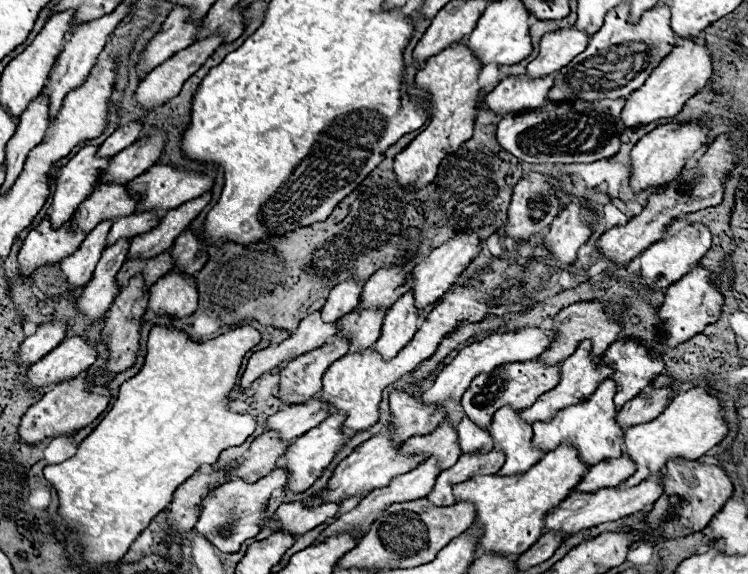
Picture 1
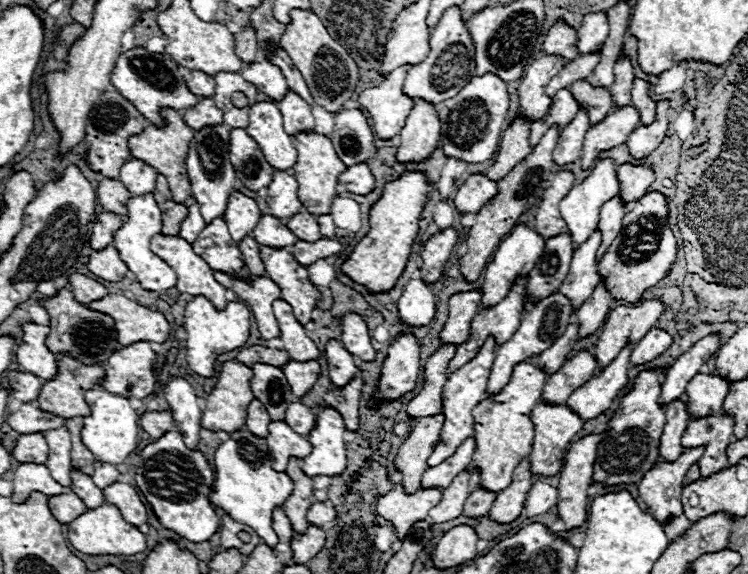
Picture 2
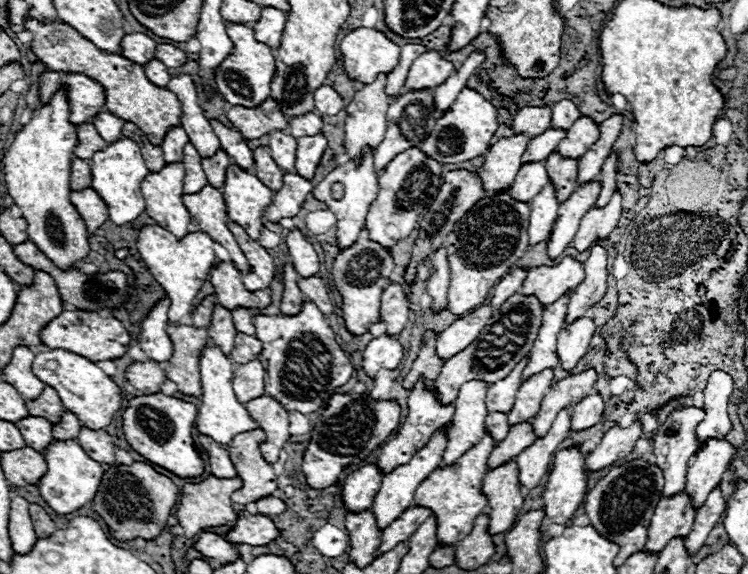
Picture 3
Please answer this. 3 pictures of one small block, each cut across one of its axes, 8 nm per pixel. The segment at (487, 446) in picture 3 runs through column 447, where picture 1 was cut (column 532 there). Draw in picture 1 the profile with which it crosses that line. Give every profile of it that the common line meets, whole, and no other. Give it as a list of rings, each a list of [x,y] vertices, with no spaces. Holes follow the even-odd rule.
[[[560,446],[540,458],[526,474],[522,476],[474,476],[452,488],[456,502],[470,502],[476,508],[476,522],[482,530],[476,544],[476,556],[482,554],[502,554],[502,556],[520,556],[524,554],[542,534],[546,514],[558,506],[570,490],[586,474],[584,464],[578,460],[576,450],[570,446]]]

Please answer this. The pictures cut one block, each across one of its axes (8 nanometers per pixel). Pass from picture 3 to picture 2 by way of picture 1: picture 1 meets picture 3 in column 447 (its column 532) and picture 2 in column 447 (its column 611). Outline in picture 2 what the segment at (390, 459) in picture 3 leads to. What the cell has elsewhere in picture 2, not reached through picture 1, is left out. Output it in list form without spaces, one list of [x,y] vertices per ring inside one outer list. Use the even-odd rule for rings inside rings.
[[[524,286],[510,290],[510,294],[498,302],[496,306],[490,306],[486,310],[480,310],[474,316],[474,322],[470,324],[470,336],[464,344],[456,346],[456,356],[450,360],[450,366],[446,368],[446,374],[452,374],[454,370],[462,368],[470,358],[476,358],[478,350],[484,346],[486,338],[494,338],[496,346],[510,340],[514,330],[518,330],[522,314],[524,314]]]

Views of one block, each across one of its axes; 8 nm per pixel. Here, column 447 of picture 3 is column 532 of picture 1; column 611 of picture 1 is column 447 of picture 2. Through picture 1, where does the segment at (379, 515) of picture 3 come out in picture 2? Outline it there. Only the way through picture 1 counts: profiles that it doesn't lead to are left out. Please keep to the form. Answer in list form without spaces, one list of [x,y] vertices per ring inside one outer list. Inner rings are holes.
[[[488,338],[484,348],[478,352],[478,356],[474,360],[470,360],[466,366],[462,366],[460,370],[456,370],[454,374],[448,376],[446,386],[442,388],[442,414],[444,414],[444,426],[442,426],[442,438],[438,442],[438,446],[434,448],[434,452],[428,456],[426,464],[428,466],[438,466],[438,462],[444,462],[450,454],[454,454],[454,450],[474,434],[474,418],[472,418],[472,410],[474,406],[478,406],[482,400],[486,400],[486,384],[488,384],[488,376],[490,376],[490,368],[492,368],[492,360],[494,360],[494,340]]]

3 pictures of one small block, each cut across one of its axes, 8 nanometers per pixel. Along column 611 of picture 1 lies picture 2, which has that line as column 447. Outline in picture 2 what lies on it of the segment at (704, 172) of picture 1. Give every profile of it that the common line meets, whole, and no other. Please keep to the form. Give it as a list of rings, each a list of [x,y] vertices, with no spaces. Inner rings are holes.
[[[446,228],[438,234],[434,234],[426,246],[424,246],[424,252],[420,254],[422,256],[422,266],[420,266],[420,276],[424,282],[438,282],[438,278],[442,276],[444,272],[444,264],[448,262],[450,254],[452,254],[452,248],[458,240],[458,234],[454,228]]]

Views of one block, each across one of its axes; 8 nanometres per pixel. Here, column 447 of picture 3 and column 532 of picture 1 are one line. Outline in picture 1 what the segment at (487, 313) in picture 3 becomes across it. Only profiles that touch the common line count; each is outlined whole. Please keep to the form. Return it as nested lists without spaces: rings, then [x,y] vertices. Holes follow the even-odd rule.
[[[522,328],[518,332],[504,332],[504,334],[496,332],[496,334],[490,334],[484,340],[462,348],[458,352],[458,356],[448,366],[444,366],[440,370],[440,374],[434,380],[434,386],[422,394],[422,400],[424,400],[424,404],[432,404],[432,406],[438,406],[438,408],[444,408],[446,410],[446,418],[442,422],[446,422],[450,426],[456,426],[464,418],[460,414],[460,410],[458,410],[462,394],[470,388],[470,382],[472,382],[474,376],[478,376],[482,372],[496,370],[498,366],[504,366],[506,362],[526,362],[530,358],[538,358],[550,346],[550,342],[552,342],[552,330],[542,330],[542,328]]]

